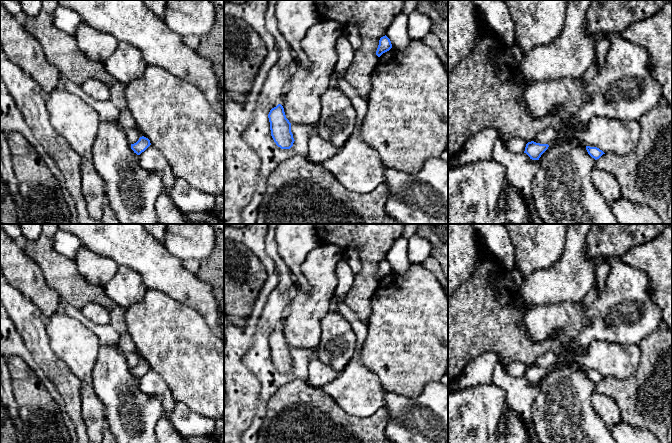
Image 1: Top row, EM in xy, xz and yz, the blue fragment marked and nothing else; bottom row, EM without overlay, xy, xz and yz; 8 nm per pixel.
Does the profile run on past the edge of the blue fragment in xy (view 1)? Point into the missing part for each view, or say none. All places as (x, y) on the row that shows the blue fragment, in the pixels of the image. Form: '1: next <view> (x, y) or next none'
1: next none

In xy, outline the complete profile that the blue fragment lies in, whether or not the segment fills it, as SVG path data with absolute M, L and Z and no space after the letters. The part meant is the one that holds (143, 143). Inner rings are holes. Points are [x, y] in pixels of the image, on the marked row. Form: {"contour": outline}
{"contour": "M144 136L140 137L139 140L131 144L131 149L136 153L137 155L140 155L142 152L144 152L149 146L151 145L150 140Z"}

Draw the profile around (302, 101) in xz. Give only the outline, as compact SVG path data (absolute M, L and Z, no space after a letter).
M319 21L309 28L301 41L301 47L310 61L309 68L303 68L296 60L294 71L286 93L281 98L281 105L284 108L286 118L292 124L311 125L315 128L321 116L321 95L329 88L329 81L334 74L334 68L338 59L337 41L343 36L343 27L335 21Z

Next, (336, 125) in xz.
M328 88L321 95L321 116L314 132L341 148L355 131L356 111L351 100L339 89Z

